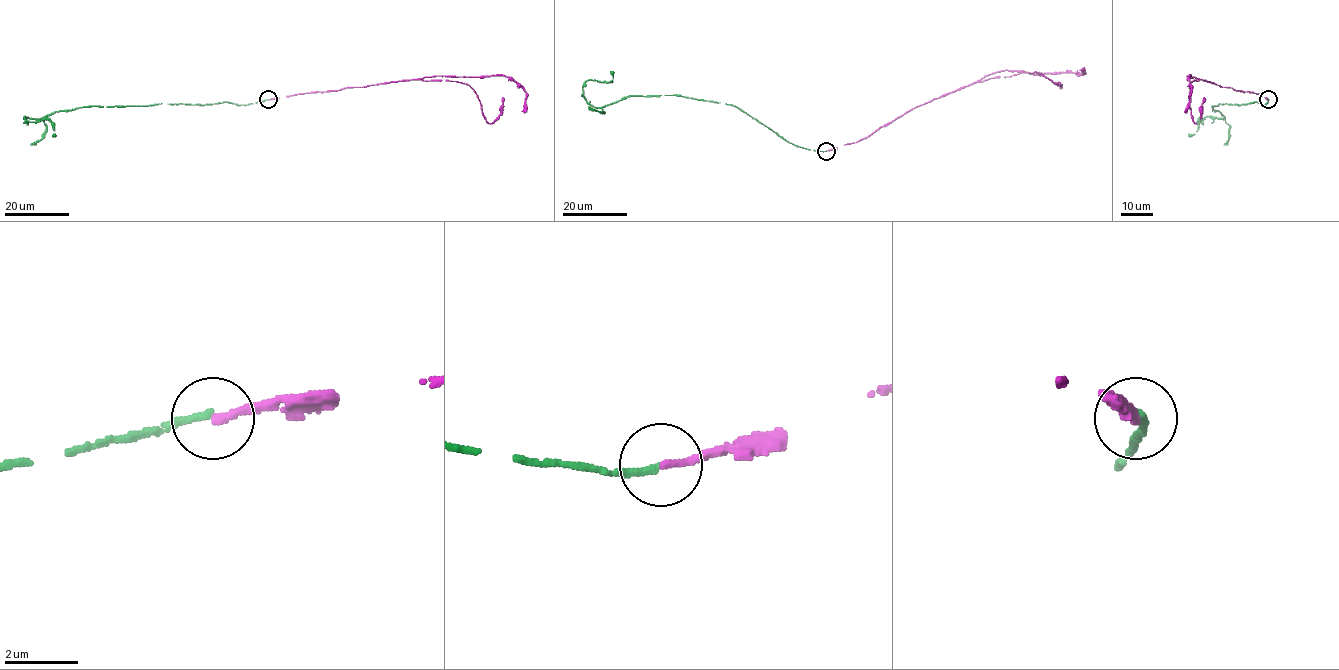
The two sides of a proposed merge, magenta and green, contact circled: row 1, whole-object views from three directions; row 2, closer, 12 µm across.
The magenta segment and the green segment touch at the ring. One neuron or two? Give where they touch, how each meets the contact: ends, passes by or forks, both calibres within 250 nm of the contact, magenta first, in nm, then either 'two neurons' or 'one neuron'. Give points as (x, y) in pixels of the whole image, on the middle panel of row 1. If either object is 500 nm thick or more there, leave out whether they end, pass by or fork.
place (826, 151); magenta ends; green ends; calibres 200 and 190 nm; two neurons

